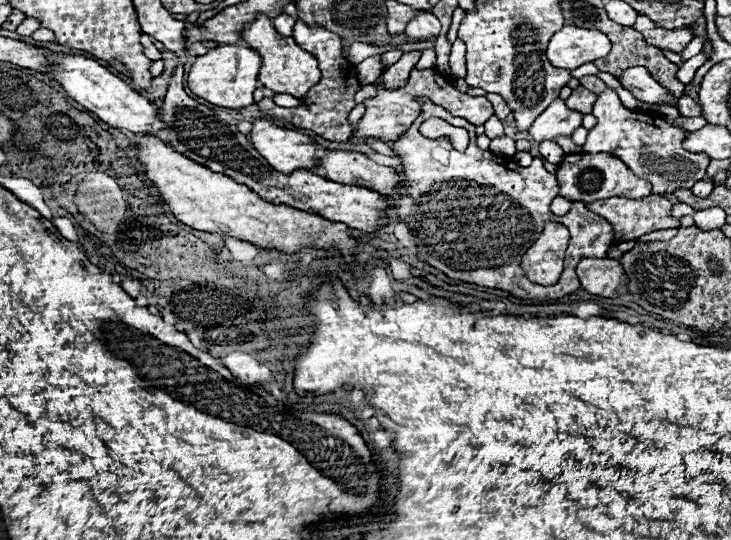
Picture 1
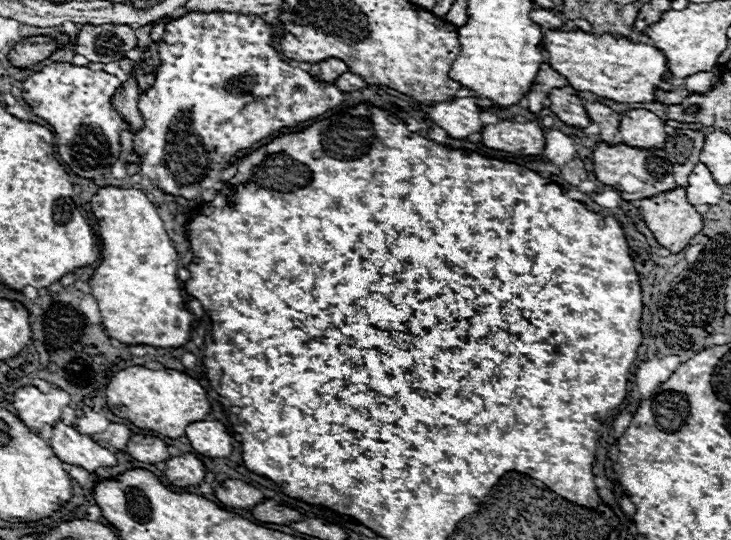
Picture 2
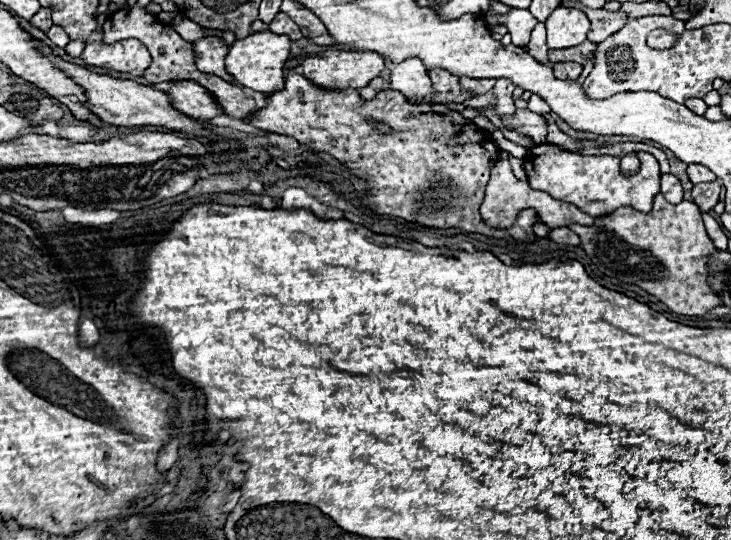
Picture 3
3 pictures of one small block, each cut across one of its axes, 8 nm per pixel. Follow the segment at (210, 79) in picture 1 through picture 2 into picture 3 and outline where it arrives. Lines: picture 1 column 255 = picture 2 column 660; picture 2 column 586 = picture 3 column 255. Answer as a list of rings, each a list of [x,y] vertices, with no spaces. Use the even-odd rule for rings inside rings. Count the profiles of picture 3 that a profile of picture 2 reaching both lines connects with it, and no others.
[[[254,32],[242,40],[236,40],[226,54],[226,72],[234,76],[242,86],[262,94],[274,94],[284,88],[284,64],[290,56],[290,38],[272,32]]]

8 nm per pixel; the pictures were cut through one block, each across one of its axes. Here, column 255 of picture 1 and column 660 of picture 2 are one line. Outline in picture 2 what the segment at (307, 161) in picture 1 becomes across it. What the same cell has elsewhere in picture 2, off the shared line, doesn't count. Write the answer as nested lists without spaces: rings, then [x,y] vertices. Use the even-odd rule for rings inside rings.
[[[640,108],[620,114],[620,138],[636,148],[664,148],[666,132],[656,114]]]

